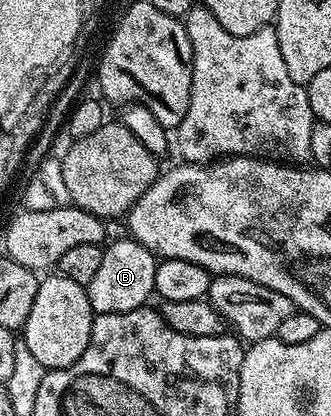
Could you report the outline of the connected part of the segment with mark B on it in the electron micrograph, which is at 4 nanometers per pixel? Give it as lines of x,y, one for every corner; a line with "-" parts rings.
125,238
111,241
104,248
100,269
86,286
93,313
122,314
145,307
151,301
148,299
153,299
156,290
154,274
157,263
155,254
146,250
146,246
142,246
137,240

